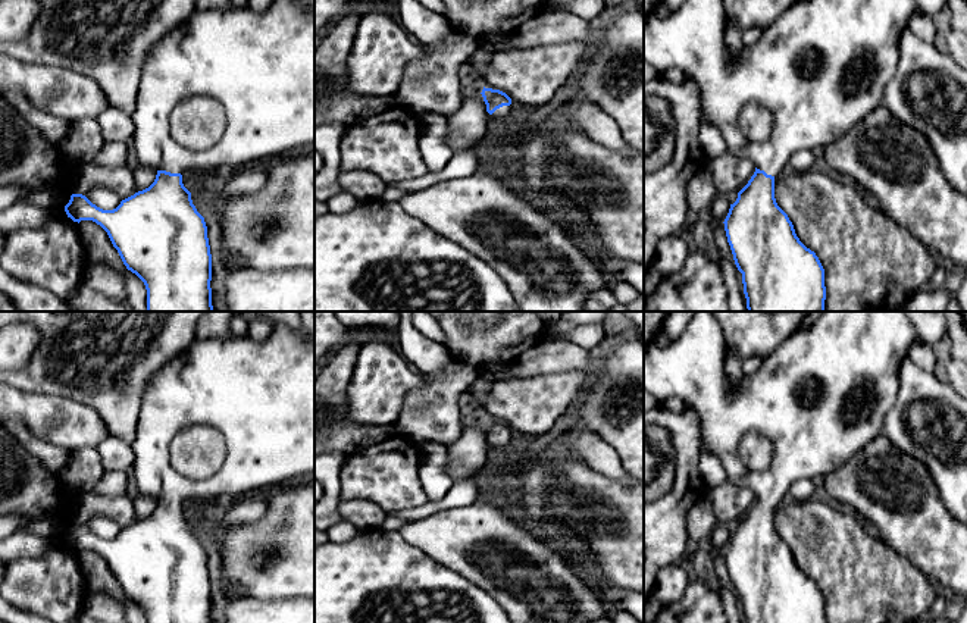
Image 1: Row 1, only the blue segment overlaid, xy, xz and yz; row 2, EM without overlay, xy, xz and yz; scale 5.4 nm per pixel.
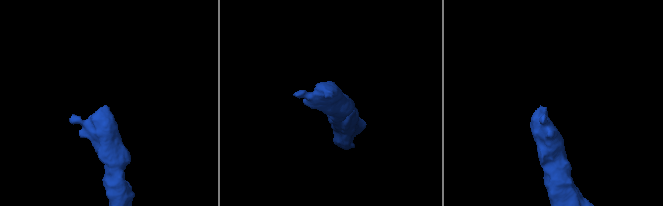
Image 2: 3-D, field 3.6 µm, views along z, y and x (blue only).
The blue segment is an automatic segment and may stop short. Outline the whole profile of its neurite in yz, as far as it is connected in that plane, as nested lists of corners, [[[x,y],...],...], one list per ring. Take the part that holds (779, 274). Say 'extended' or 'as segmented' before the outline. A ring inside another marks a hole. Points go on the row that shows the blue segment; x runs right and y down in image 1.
extended; [[[685,0],[676,12],[654,13],[644,21],[644,60],[657,73],[677,68],[692,78],[701,90],[701,119],[720,129],[726,151],[755,166],[723,222],[735,264],[742,273],[748,312],[824,312],[824,269],[816,253],[799,241],[788,215],[777,206],[774,179],[782,175],[794,153],[822,153],[882,104],[883,91],[899,63],[901,34],[917,12],[916,0],[798,0],[763,29],[755,44],[744,46],[738,54],[725,43],[727,21],[722,0]],[[748,104],[767,109],[773,118],[772,134],[764,141],[749,140],[741,128],[739,115]]]

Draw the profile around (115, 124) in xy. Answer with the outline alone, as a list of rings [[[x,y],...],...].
[[[107,106],[97,118],[101,135],[107,143],[132,140],[135,125],[132,116],[115,106]]]

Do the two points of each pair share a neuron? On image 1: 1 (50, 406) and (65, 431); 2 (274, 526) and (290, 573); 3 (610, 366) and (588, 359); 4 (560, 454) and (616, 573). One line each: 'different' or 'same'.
1: same
2: same
3: different
4: same

